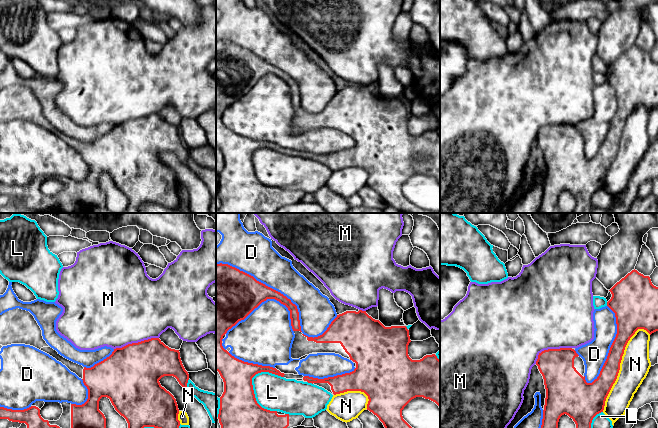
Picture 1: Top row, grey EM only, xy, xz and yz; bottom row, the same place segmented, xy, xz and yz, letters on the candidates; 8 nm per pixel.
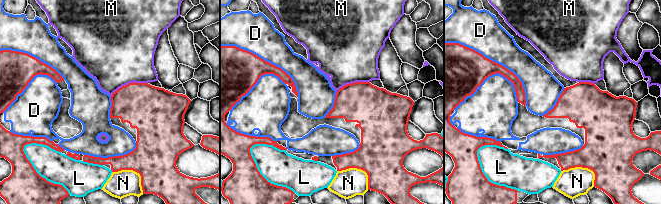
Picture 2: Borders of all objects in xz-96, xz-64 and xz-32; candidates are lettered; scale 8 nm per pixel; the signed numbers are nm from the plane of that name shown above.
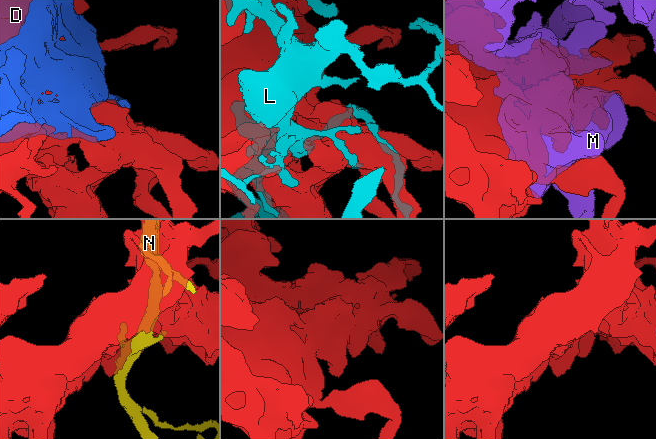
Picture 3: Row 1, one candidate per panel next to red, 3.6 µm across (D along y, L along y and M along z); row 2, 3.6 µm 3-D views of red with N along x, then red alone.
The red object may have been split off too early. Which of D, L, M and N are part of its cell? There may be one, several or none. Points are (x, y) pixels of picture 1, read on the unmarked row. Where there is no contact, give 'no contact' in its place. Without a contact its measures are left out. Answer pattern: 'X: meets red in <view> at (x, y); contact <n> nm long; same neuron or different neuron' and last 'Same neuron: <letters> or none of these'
D: meets red in xz at (269, 63); contact 900 nm long; different neuron
L: meets red in xz at (255, 174); contact 360 nm long; different neuron
M: meets red in xy at (136, 119); contact 380 nm long; different neuron
N: meets red in yz at (619, 143); contact 750 nm long; different neuron
Same neuron: none of these

